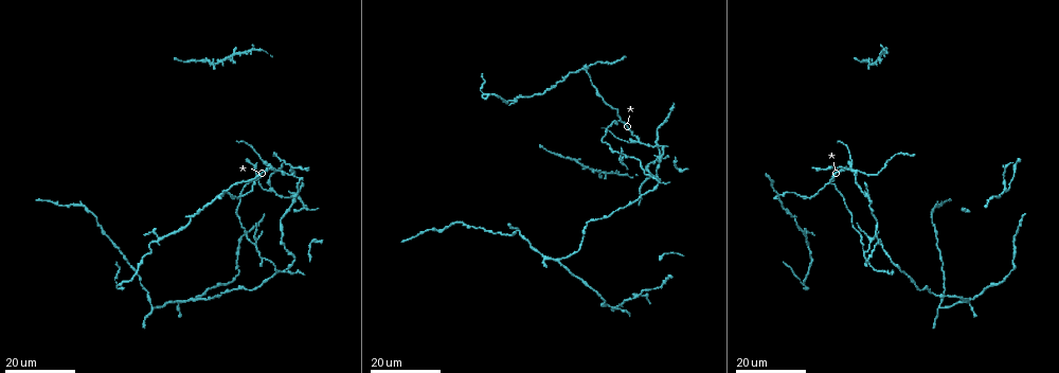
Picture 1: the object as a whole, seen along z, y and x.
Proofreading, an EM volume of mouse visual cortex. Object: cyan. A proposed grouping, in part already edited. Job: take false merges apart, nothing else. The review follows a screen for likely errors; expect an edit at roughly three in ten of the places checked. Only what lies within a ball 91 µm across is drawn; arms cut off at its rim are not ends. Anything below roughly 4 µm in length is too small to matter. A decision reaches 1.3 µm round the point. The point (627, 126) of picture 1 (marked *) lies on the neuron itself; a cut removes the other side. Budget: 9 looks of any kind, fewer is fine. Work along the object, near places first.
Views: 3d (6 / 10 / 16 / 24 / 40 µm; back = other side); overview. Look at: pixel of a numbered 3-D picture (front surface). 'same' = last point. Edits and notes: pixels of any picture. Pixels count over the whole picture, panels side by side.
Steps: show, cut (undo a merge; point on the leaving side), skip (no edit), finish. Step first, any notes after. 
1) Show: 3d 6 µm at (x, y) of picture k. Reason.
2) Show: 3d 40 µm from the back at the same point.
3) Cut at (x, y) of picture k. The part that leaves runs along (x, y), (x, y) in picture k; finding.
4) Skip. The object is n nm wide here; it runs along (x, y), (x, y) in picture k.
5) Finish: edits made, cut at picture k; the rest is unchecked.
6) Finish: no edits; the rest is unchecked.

Show: 3d 24 µm at (777, 194) of picture 1. Branch point.

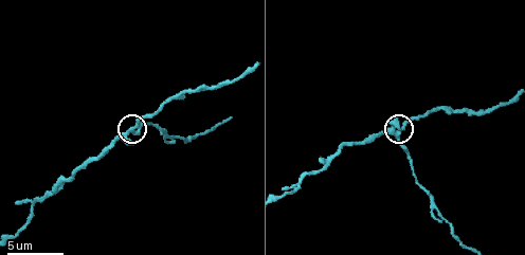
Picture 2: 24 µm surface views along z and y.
Show: 3d 10 µm at (134, 128) of picture 2.

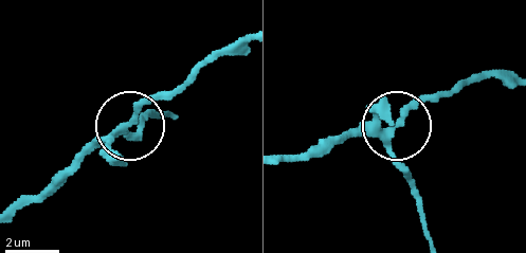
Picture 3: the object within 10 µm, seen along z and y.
Skip. The side arm is 15 µm long; it runs along (431, 236), (415, 182), (392, 141), (405, 113), (437, 95) in picture 3; one neuron here.

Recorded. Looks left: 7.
Show: 3d 24 µm at (866, 252) of picture 1. Three-way junction.

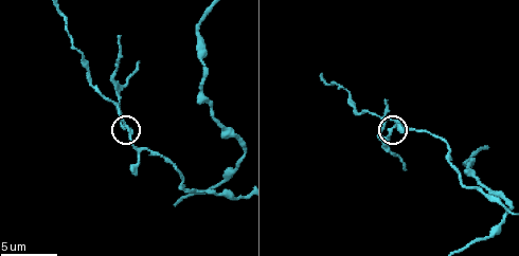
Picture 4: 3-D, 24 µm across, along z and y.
Show: 3d 10 µm at (129, 130) of picture 4.

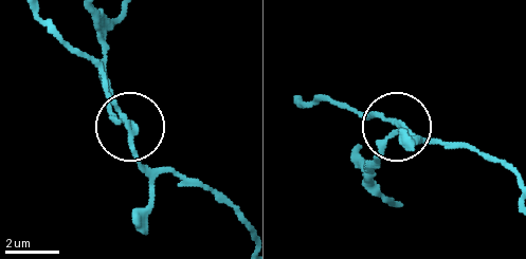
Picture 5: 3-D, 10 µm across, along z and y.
Cut at (109, 114) of picture 5. Two neurons meet here.

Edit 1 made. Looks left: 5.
Show: 3d 24 µm at (829, 181) of picture 1. Looks like a crossing.

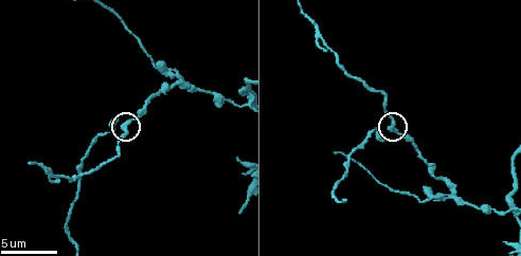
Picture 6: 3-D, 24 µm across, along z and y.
Show: 3d 6 µm at (123, 127) of picture 6. Closer look.

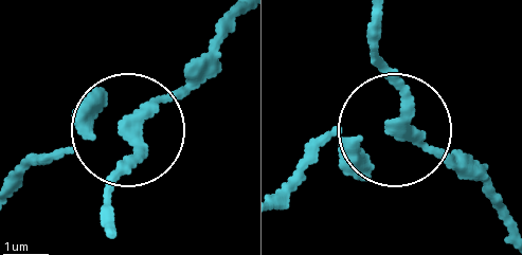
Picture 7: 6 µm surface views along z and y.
Skip. It runs along (226, 25), (173, 90), (29, 159) in picture 7; one neuron here.

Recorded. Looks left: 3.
Show: 3d 16 µm at (452, 196) of picture 6. Two arms in line, one across.

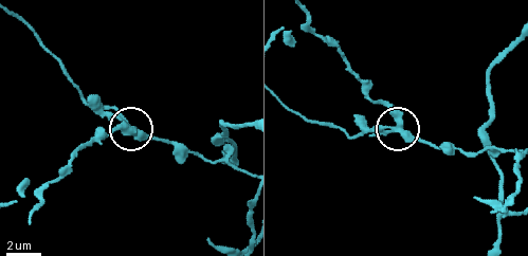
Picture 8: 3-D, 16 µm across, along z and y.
Cut at (108, 117) of picture 8. The object is 290 nm wide here; the part that leaves runs along (399, 128), (466, 153), (512, 149) in picture 8; a second neuron is stuck on.

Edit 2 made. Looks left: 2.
Finish: edits made, cut at picture 5, cut at picture 8; the rest is unchecked.

